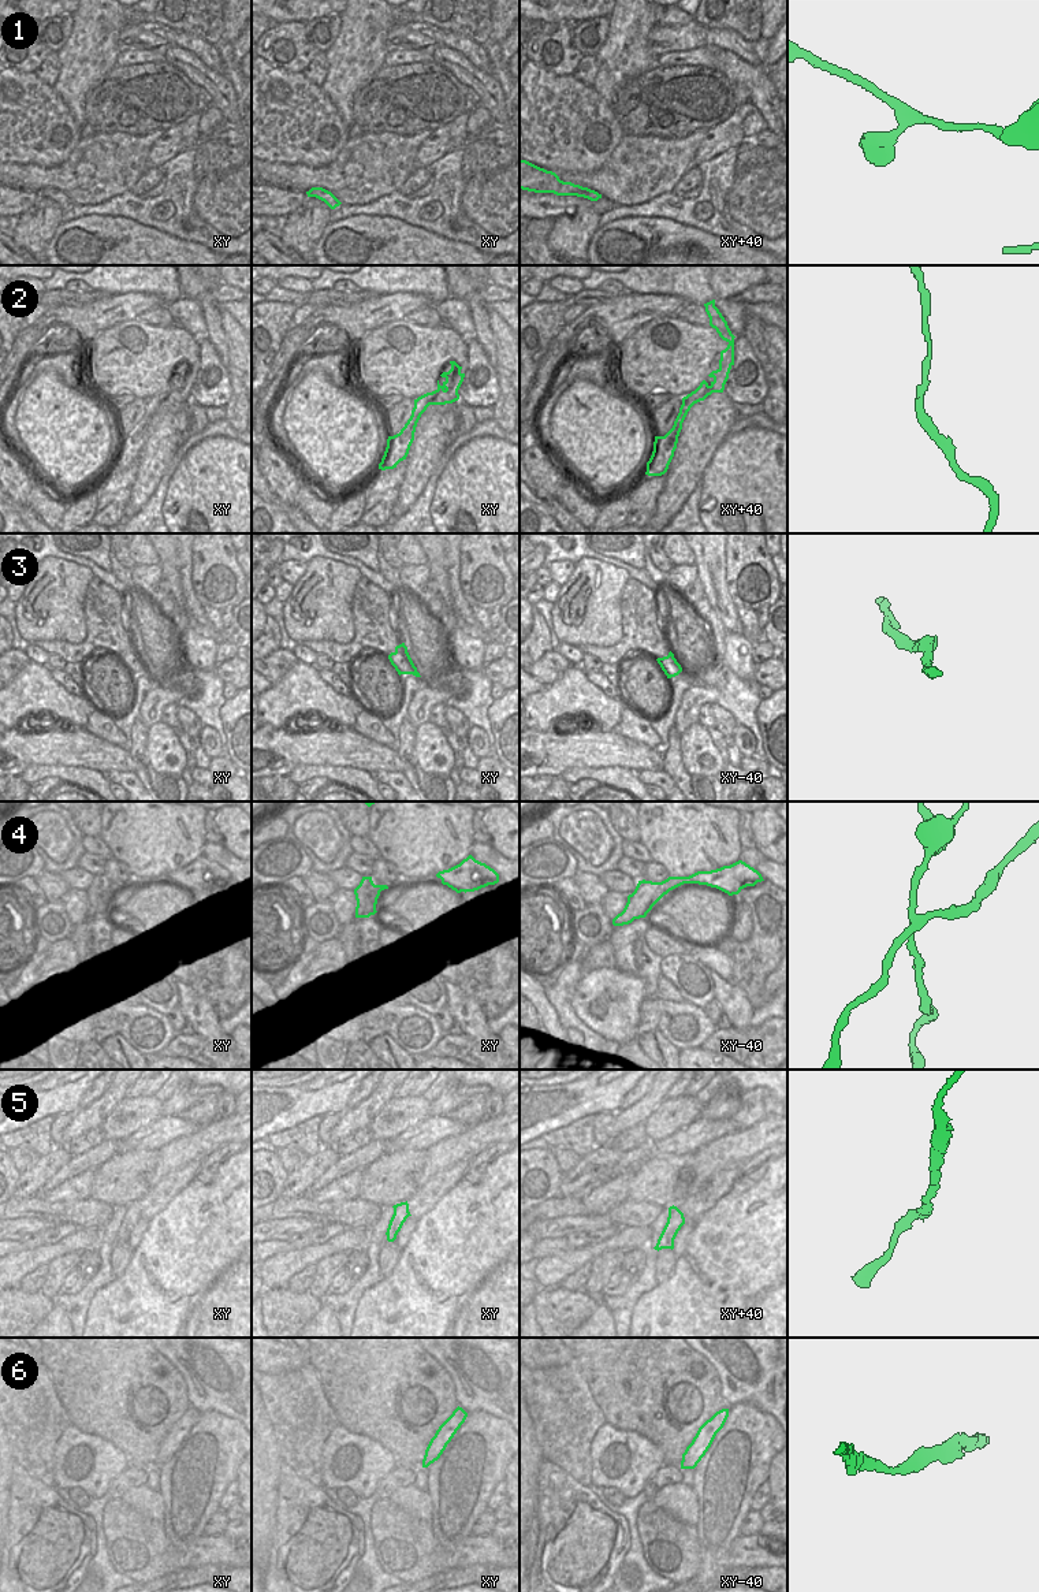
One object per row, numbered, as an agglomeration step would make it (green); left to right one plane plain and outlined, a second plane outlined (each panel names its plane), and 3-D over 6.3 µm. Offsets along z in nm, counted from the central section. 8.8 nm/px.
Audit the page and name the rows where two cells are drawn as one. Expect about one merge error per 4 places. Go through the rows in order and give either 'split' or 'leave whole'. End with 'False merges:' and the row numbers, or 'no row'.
1: leave whole
2: leave whole
3: leave whole
4: split
5: leave whole
6: leave whole
False merges: 4

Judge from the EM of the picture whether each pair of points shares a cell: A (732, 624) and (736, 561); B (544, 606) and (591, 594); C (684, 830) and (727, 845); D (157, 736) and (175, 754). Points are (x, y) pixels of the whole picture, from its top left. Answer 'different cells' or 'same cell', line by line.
A: different cells
B: different cells
C: same cell
D: same cell

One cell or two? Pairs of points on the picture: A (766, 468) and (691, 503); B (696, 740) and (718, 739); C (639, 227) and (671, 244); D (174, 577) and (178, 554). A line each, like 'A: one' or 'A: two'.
A: two
B: two
C: one
D: one

